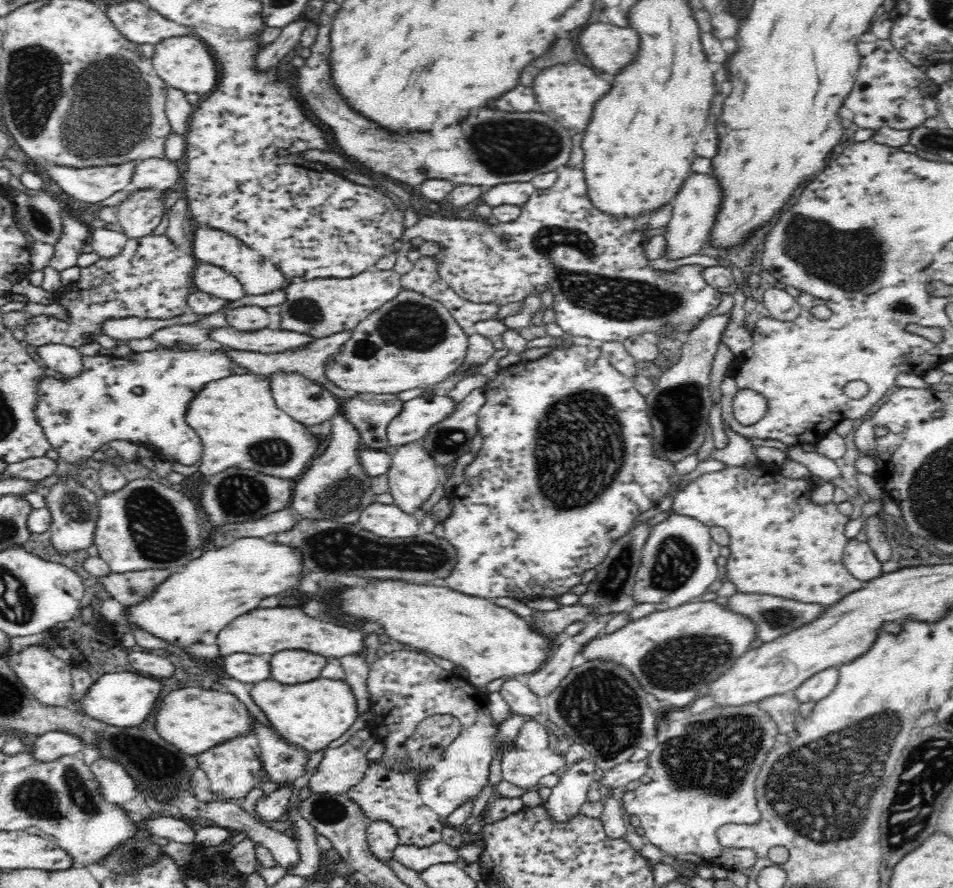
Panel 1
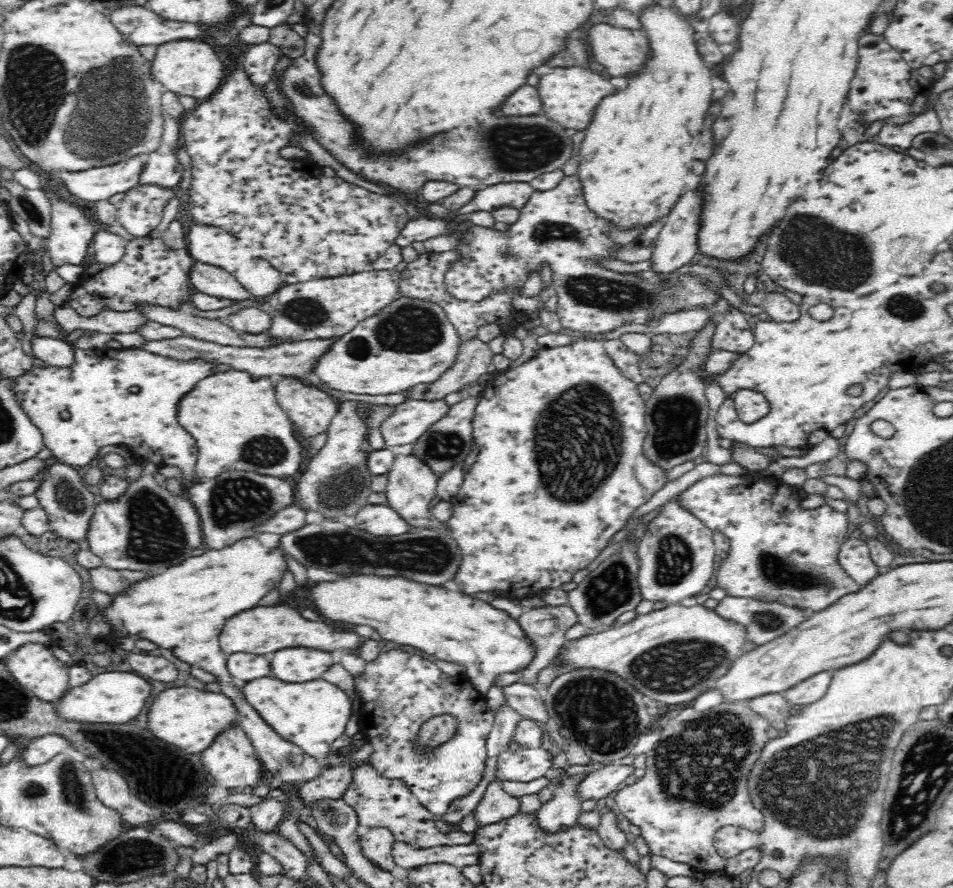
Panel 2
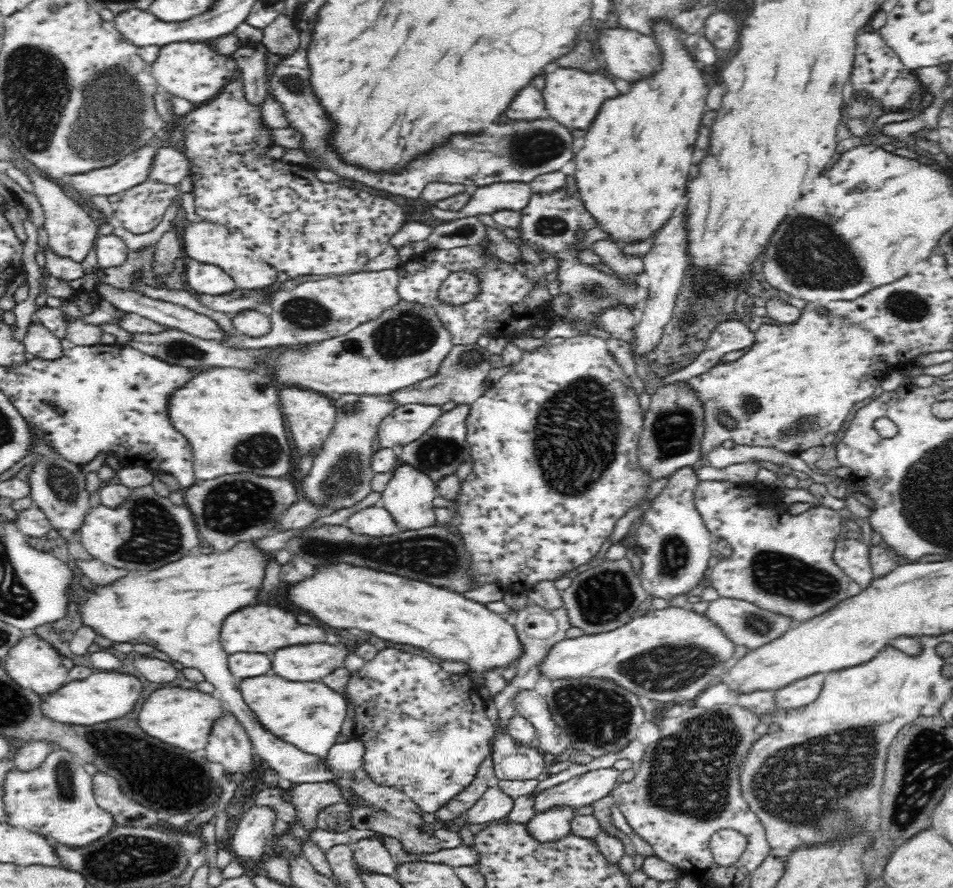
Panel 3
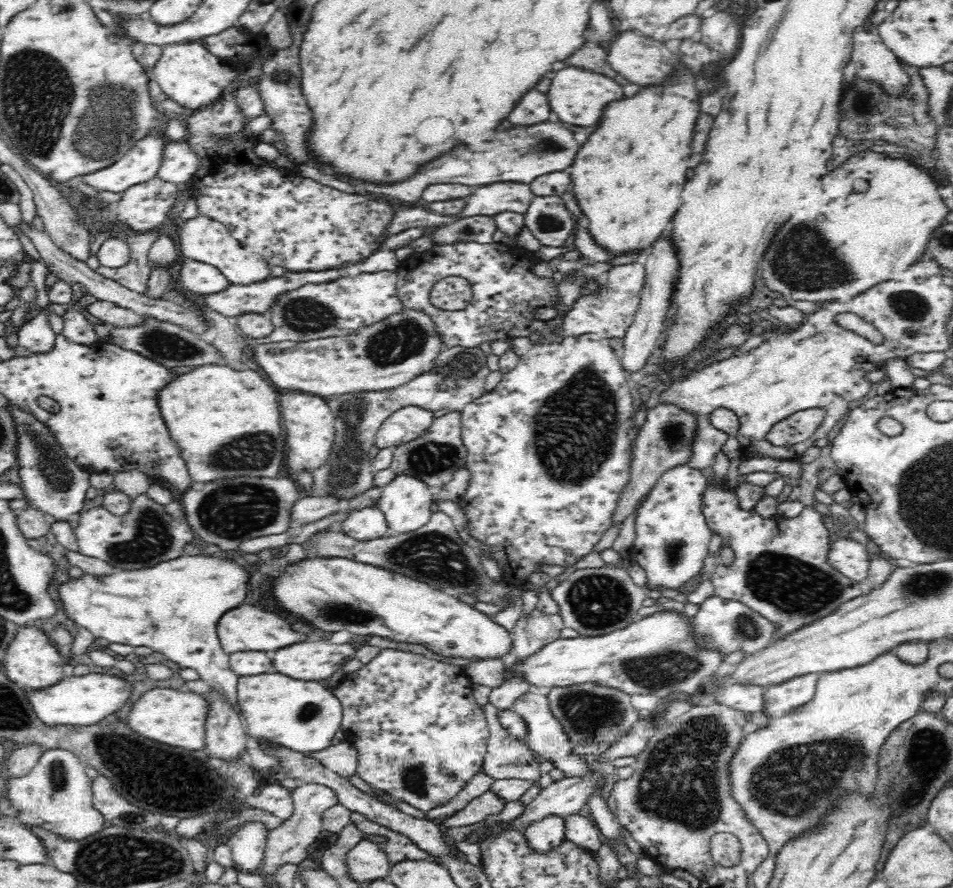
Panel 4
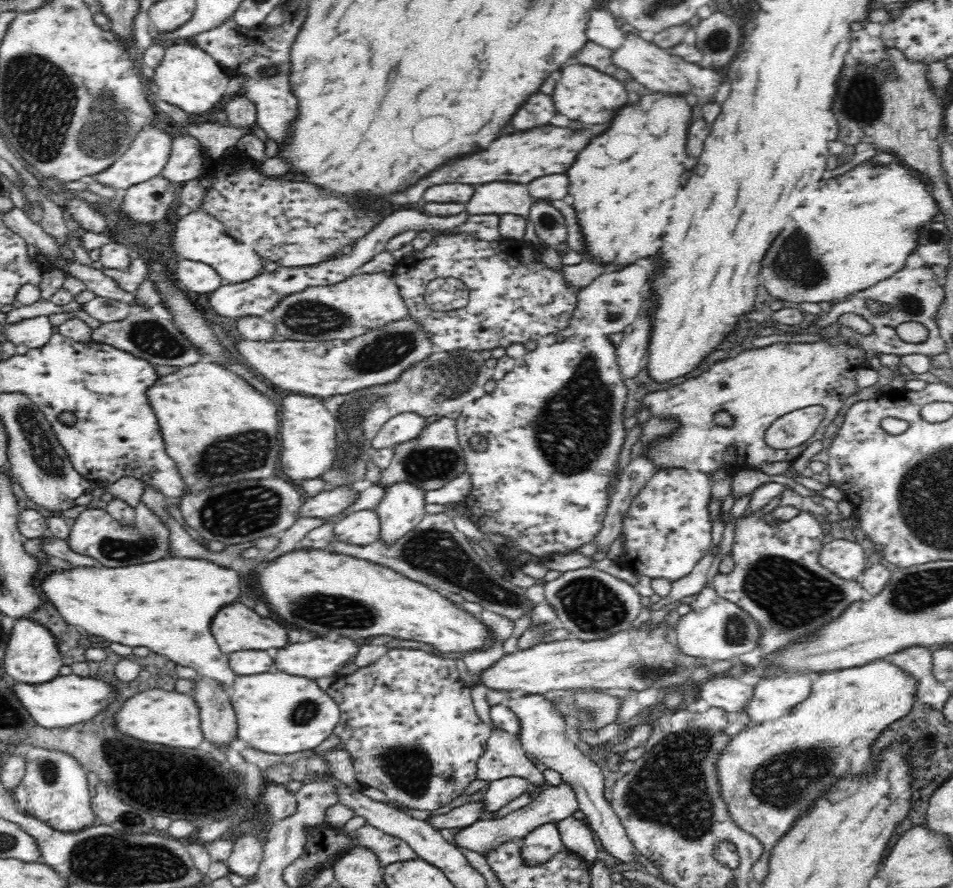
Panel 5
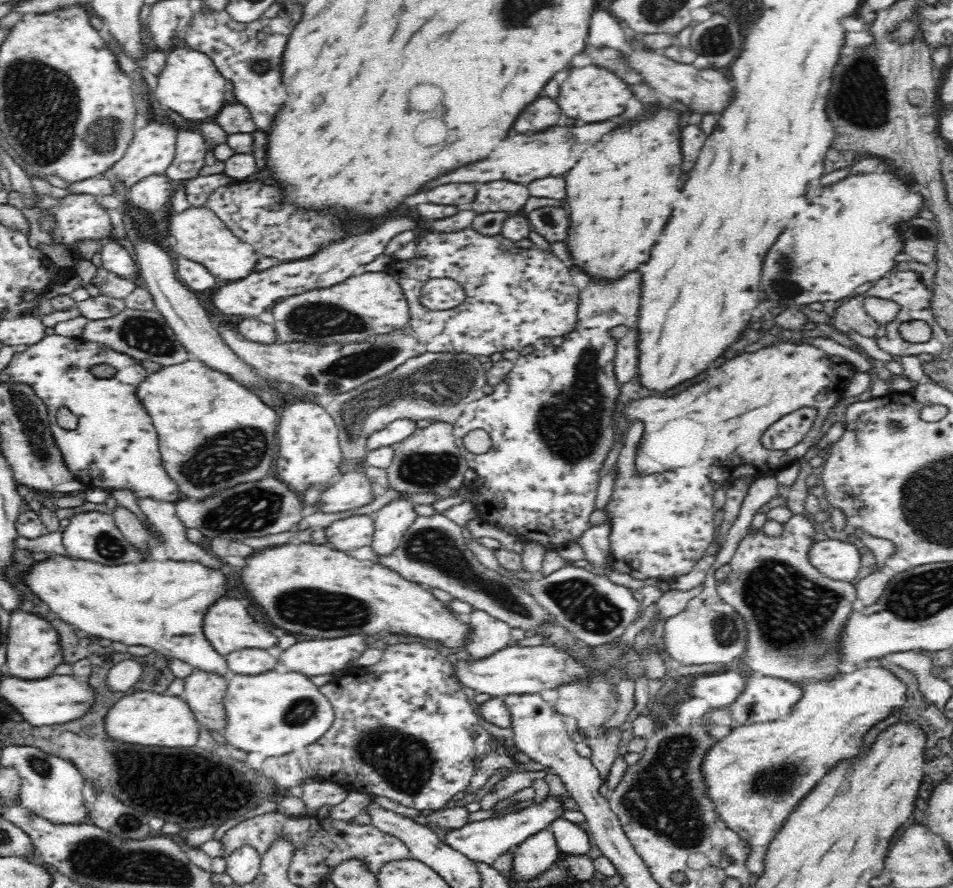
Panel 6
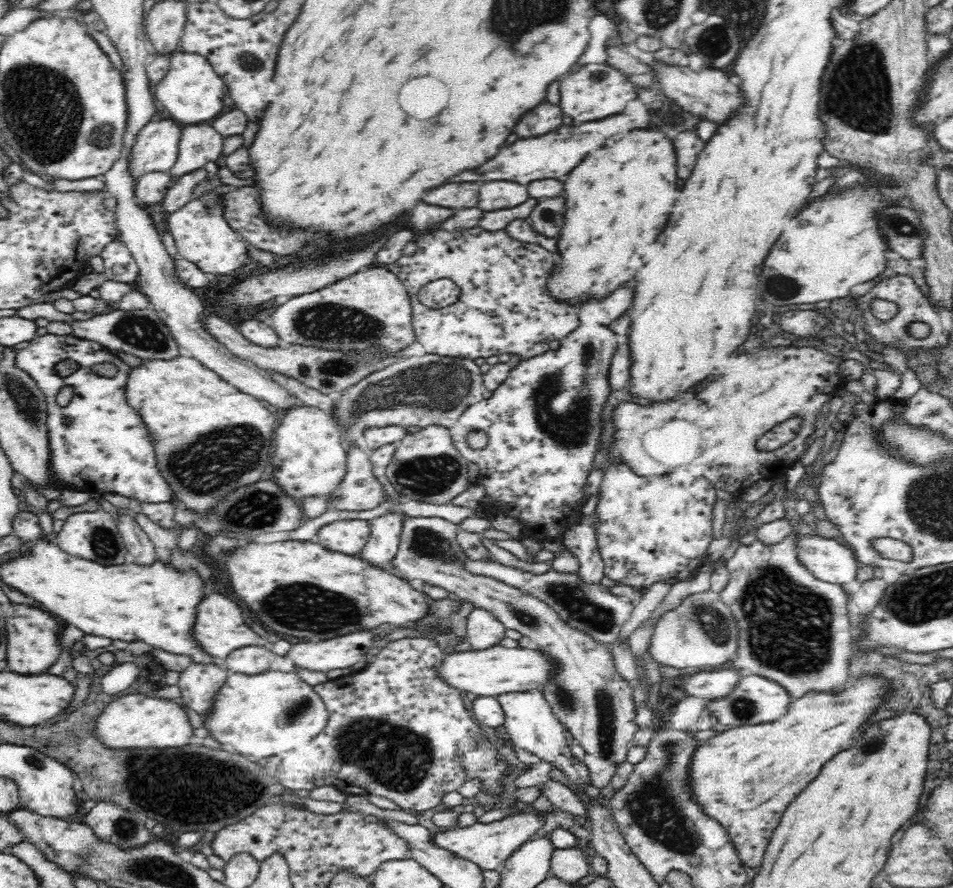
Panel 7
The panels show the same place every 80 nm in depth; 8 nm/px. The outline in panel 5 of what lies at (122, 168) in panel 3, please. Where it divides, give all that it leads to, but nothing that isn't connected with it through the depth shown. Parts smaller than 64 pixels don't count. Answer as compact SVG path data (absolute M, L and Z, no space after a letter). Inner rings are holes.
M152 127L145 129L138 134L138 138L134 140L133 144L124 152L112 166L106 168L102 172L96 173L90 176L89 179L102 184L102 186L108 186L112 190L124 190L129 186L140 184L154 178L161 174L163 166L168 160L170 155L170 146L172 146L173 136L168 134L165 130Z

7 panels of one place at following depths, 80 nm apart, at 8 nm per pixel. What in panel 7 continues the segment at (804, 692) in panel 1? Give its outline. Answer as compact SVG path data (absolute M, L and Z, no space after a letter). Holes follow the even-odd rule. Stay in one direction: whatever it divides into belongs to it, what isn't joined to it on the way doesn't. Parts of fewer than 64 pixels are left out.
M743 673L736 690L732 690L722 700L710 700L706 704L706 709L712 712L712 716L716 718L717 722L737 727L772 722L778 717L788 714L793 701L794 698L790 695L790 691L782 684L763 676Z

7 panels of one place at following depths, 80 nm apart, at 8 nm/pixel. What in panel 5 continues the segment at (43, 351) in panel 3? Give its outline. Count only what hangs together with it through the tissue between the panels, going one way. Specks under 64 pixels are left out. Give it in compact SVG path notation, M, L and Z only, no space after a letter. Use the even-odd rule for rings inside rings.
M36 316L22 319L20 322L8 324L4 330L6 340L15 346L27 346L29 349L42 348L50 342L54 334L54 326L48 316Z

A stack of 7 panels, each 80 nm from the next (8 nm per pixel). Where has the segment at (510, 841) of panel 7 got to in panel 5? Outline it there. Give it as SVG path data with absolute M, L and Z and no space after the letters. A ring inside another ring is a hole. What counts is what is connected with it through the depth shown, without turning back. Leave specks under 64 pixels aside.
M560 783L556 786L546 786L541 793L532 798L531 802L526 806L512 811L508 815L494 820L478 820L466 828L460 829L454 836L454 844L458 848L470 848L476 850L485 856L485 852L489 851L497 844L502 844L502 841L513 839L514 837L523 839L528 831L534 827L540 826L545 822L560 821L571 817L576 810L579 810L578 797L576 791L570 783Z

